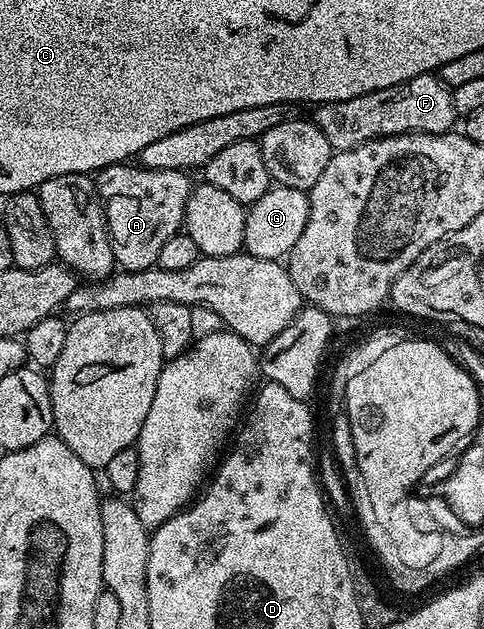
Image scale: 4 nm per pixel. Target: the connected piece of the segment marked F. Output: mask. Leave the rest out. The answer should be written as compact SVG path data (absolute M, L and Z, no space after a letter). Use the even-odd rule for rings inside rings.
M434 73L422 74L393 88L374 90L365 96L353 96L353 100L316 105L313 121L317 128L321 128L321 132L325 132L325 140L329 140L332 151L335 152L357 148L374 138L392 138L398 134L446 134L454 127L451 125L457 122L451 91L452 87L444 84Z

